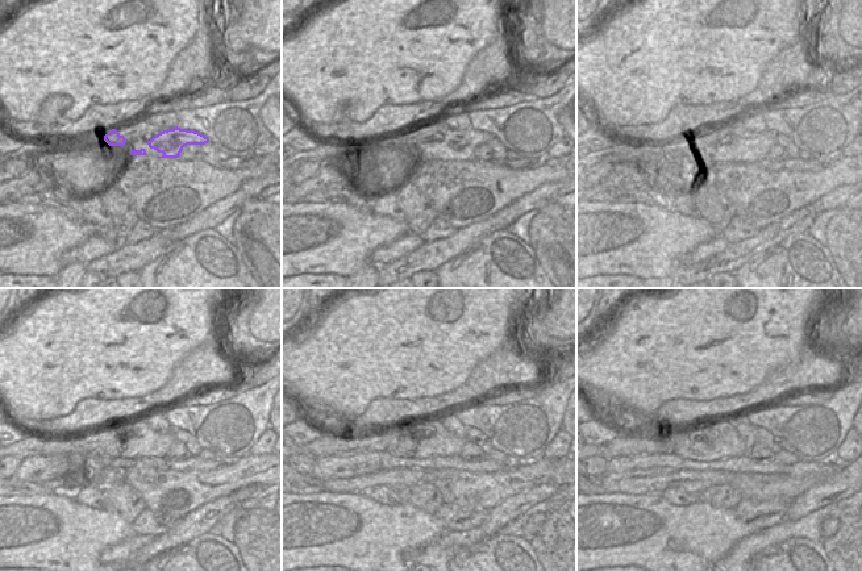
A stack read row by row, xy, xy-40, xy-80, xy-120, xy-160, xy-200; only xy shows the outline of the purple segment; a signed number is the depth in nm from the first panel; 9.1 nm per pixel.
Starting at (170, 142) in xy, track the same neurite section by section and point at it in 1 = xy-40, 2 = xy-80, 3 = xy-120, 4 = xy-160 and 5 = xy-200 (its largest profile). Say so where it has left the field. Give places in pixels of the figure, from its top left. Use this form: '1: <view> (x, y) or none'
1: xy-40 (463, 142)
2: xy-80 (732, 146)
3: xy-120 (136, 438)
4: xy-160 (427, 438)
5: xy-200 (719, 440)

